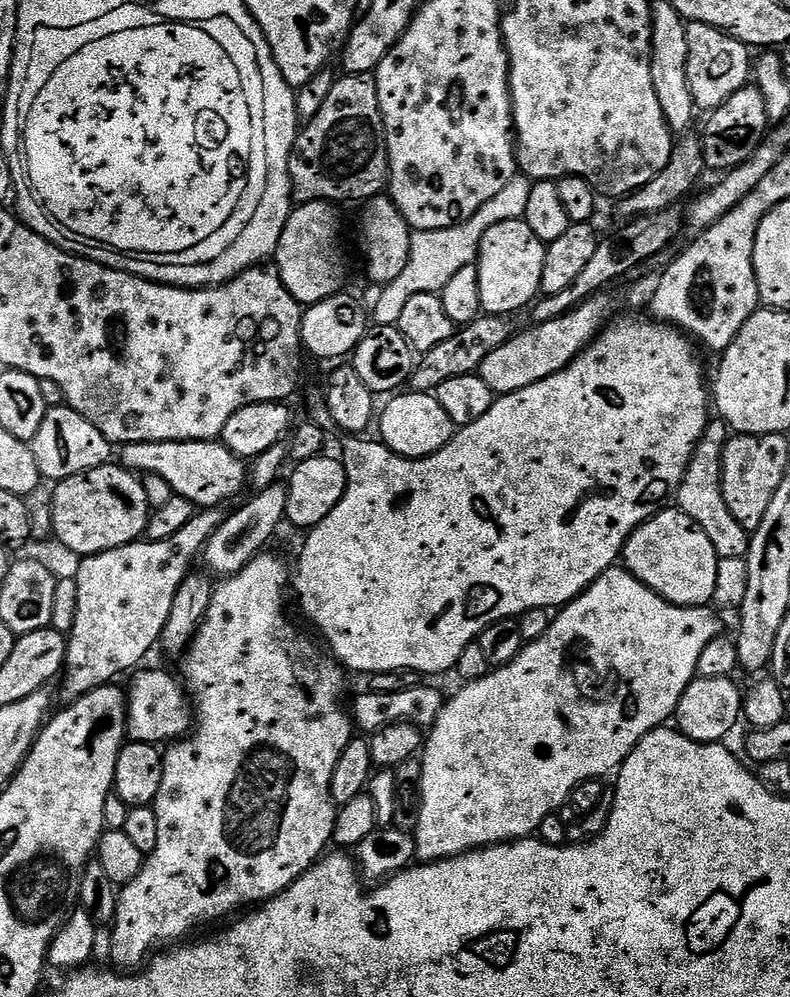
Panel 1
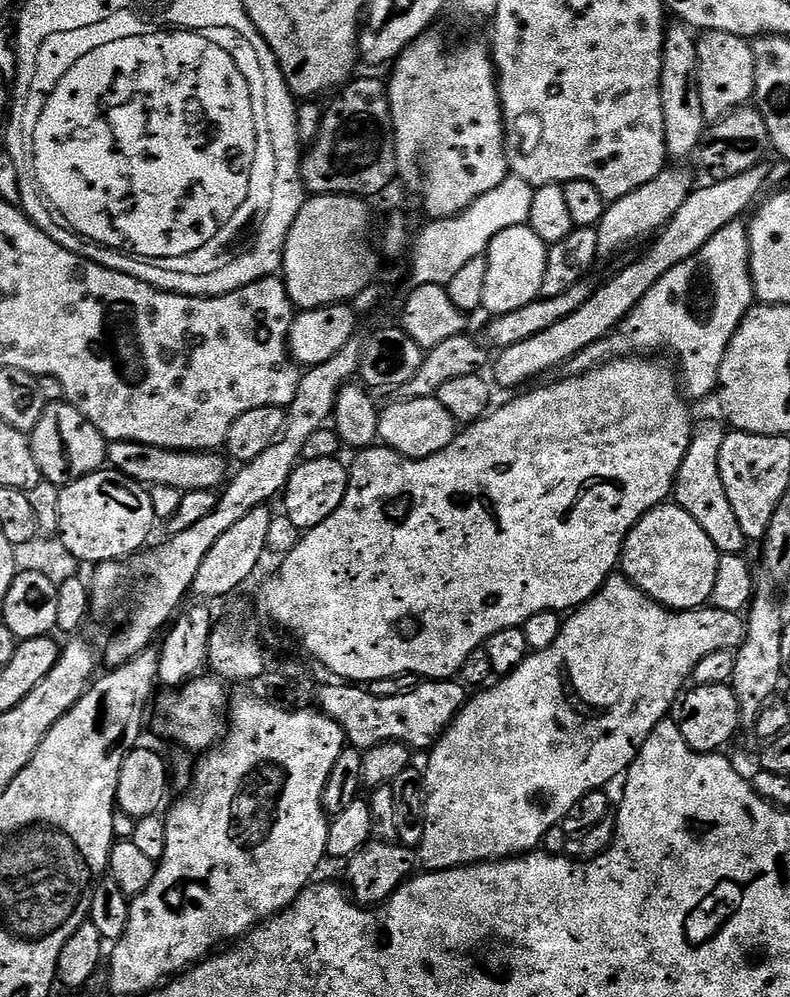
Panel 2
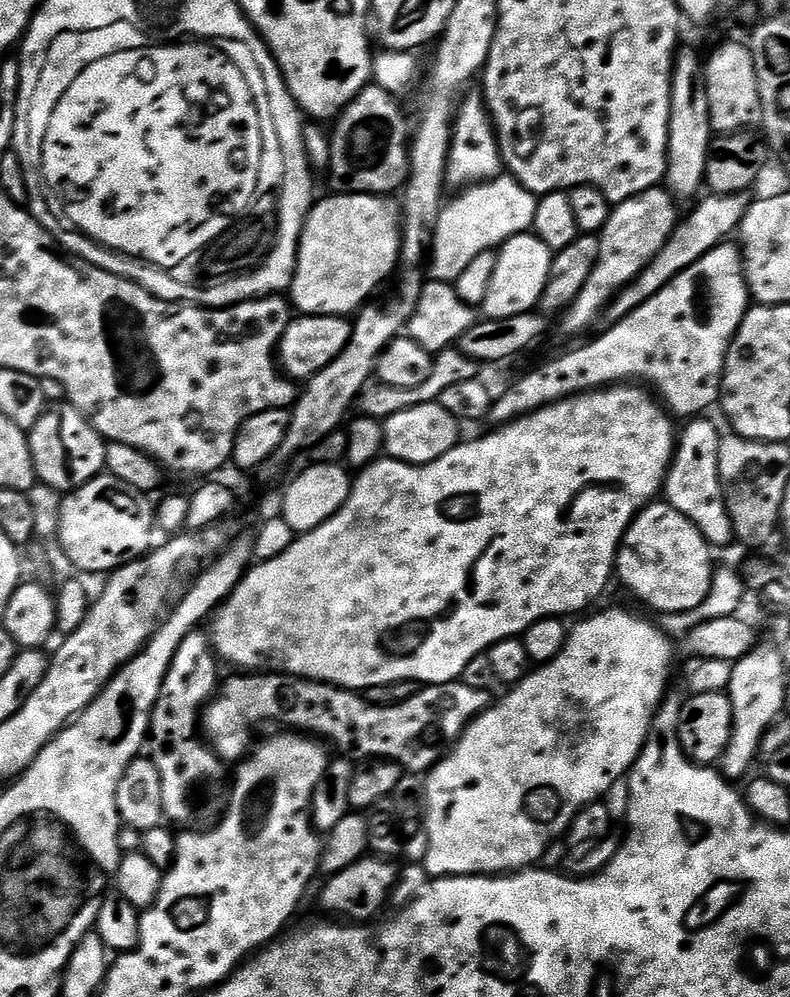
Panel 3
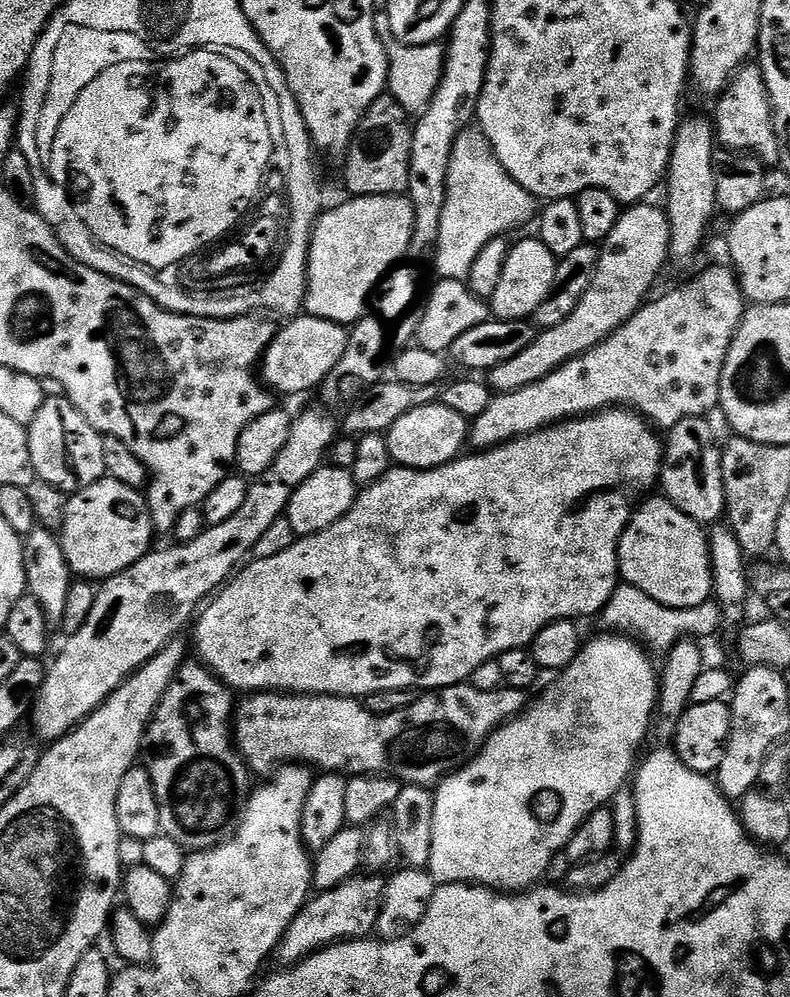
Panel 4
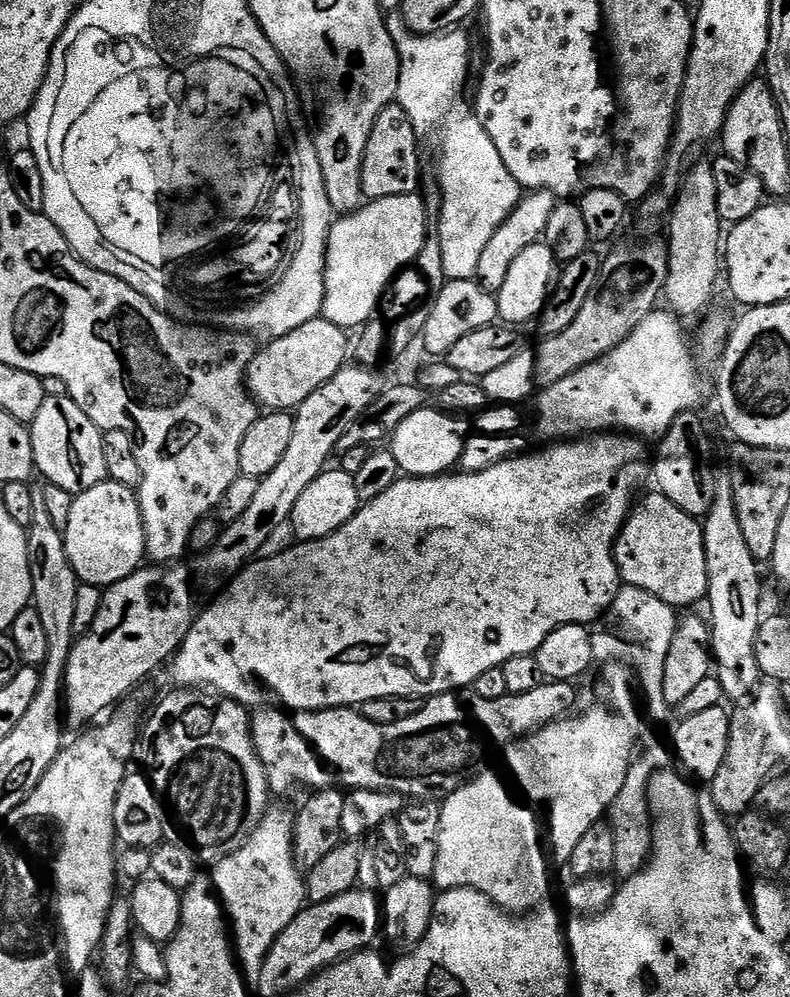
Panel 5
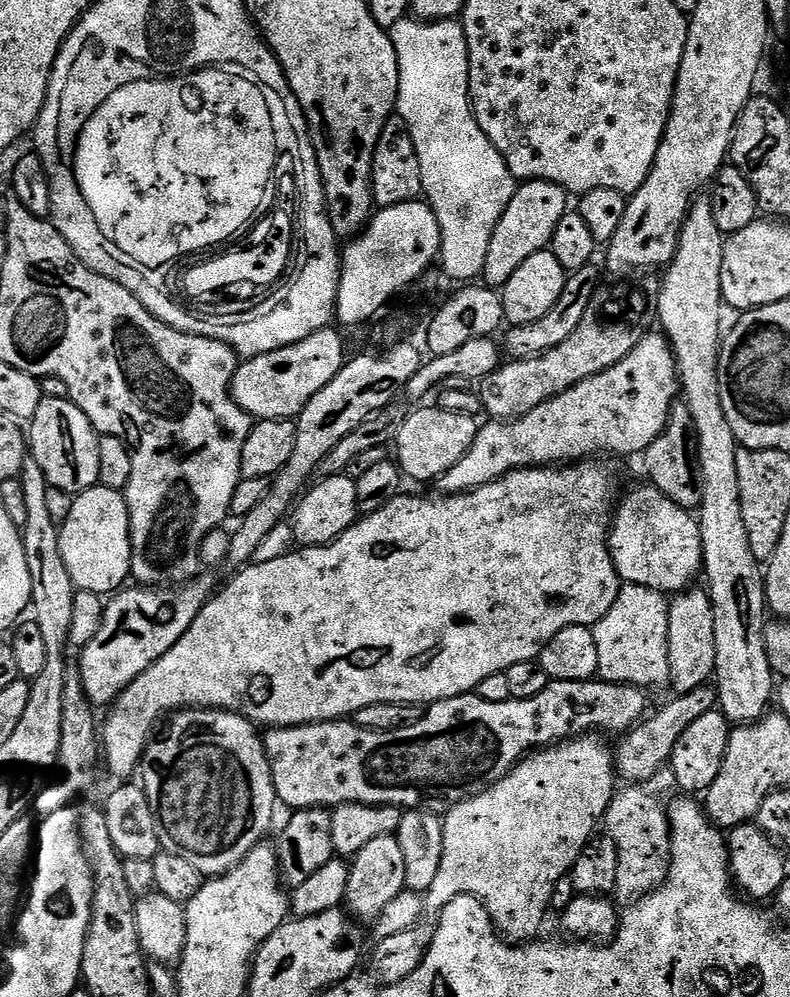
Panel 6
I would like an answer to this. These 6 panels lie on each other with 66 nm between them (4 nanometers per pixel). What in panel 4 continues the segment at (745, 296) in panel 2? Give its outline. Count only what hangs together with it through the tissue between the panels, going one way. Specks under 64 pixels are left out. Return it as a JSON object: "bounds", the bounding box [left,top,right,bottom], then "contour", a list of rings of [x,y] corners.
{"bounds":[471,266,746,450],"contour":[[[728,266],[708,268],[705,272],[698,273],[693,280],[686,281],[681,288],[676,288],[665,296],[658,296],[649,299],[618,331],[610,334],[610,338],[606,338],[586,354],[566,361],[558,366],[558,370],[546,374],[546,378],[530,386],[522,386],[522,390],[493,395],[486,411],[471,421],[471,447],[476,450],[497,448],[518,436],[538,432],[549,424],[603,412],[605,408],[615,406],[631,408],[660,430],[670,430],[675,424],[682,422],[682,418],[707,417],[708,412],[715,413],[720,403],[720,383],[726,354],[746,311],[744,292],[736,279],[735,271]]]}

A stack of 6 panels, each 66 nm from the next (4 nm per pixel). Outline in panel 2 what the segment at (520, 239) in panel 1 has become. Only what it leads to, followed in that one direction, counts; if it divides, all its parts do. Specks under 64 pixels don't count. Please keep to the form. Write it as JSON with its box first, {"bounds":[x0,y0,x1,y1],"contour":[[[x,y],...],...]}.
{"bounds":[482,224,549,318],"contour":[[[523,224],[506,230],[495,236],[486,253],[488,270],[486,286],[482,302],[483,311],[495,318],[502,314],[510,314],[514,310],[522,310],[522,306],[530,306],[530,302],[541,299],[542,278],[546,278],[546,262],[549,245],[534,234],[534,230]]]}

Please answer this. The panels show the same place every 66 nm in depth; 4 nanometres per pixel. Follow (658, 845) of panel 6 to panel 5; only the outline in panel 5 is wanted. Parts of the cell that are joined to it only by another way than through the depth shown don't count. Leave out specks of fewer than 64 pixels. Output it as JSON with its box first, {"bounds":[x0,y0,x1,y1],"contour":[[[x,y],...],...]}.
{"bounds":[606,747,670,877],"contour":[[[667,747],[665,748],[652,748],[644,753],[641,751],[633,759],[626,774],[626,782],[622,782],[622,790],[618,790],[618,798],[614,798],[606,813],[606,823],[614,834],[614,862],[616,863],[614,872],[617,877],[633,876],[644,867],[648,857],[652,855],[652,811],[648,805],[648,784],[652,781],[654,773],[669,767],[670,752]]]}

